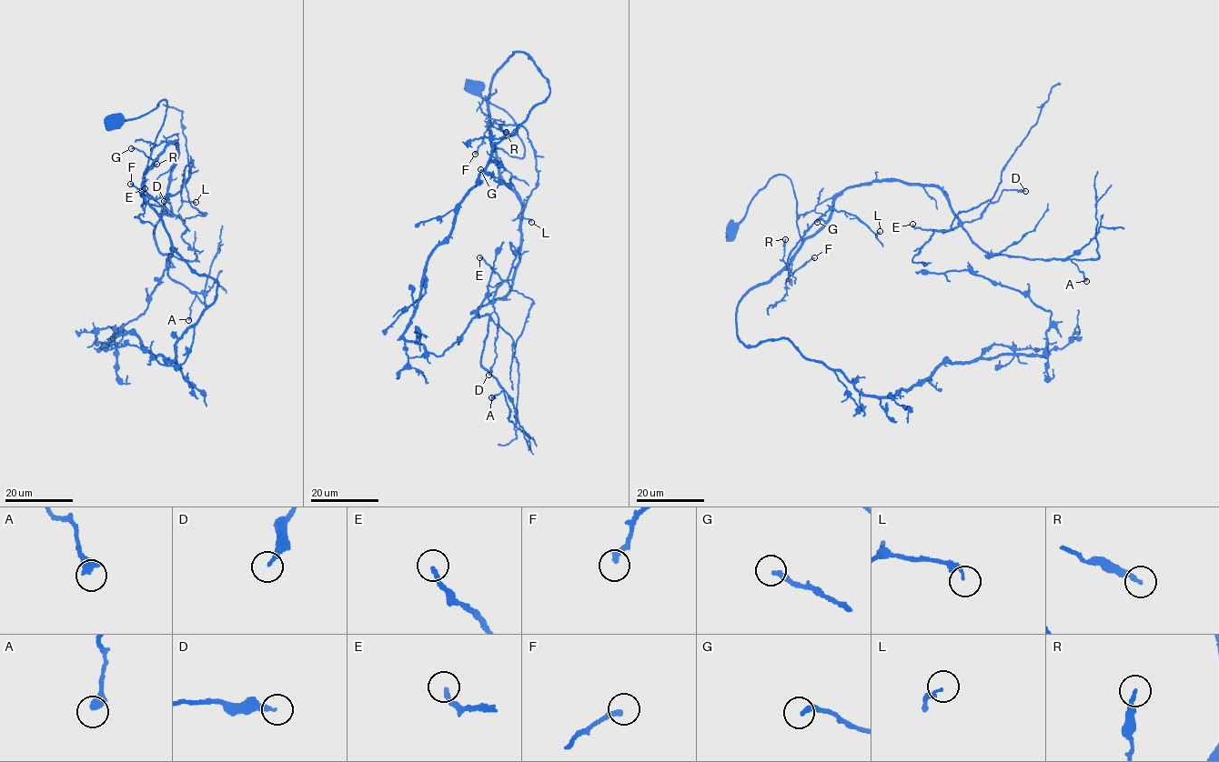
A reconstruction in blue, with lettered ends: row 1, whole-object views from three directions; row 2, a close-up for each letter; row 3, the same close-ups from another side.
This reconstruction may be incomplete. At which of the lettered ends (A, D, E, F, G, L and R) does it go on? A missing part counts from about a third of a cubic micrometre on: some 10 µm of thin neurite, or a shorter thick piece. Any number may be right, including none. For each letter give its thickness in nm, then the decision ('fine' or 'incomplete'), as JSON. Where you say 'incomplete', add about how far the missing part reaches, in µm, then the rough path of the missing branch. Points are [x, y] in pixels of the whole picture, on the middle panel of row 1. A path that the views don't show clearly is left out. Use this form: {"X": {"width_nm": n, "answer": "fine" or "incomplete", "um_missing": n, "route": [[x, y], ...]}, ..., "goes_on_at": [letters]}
{"A": {"width_nm": 440, "answer": "fine"}, "D": {"width_nm": 200, "answer": "fine"}, "E": {"width_nm": 200, "answer": "fine"}, "F": {"width_nm": 240, "answer": "incomplete", "um_missing": 35, "route": [[475, 154], [464, 164], [458, 164], [453, 172], [468, 179], [480, 196], [474, 202], [457, 203]]}, "G": {"width_nm": 240, "answer": "incomplete", "um_missing": 20}, "L": {"width_nm": 160, "answer": "incomplete", "um_missing": 20, "route": [[531, 222], [559, 224], [561, 225], [555, 234]]}, "R": {"width_nm": 190, "answer": "fine"}, "goes_on_at": ["F", "G", "L"]}

